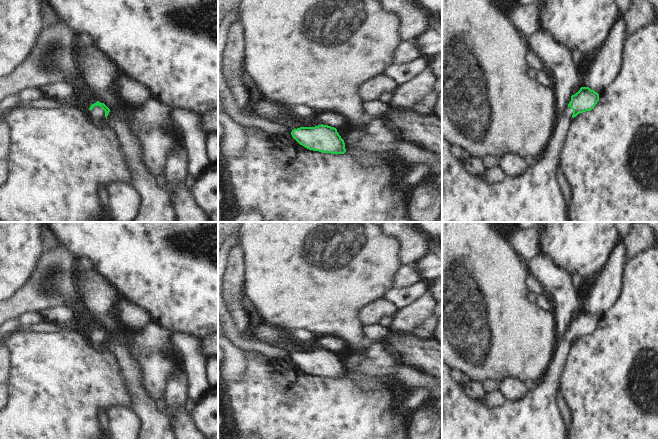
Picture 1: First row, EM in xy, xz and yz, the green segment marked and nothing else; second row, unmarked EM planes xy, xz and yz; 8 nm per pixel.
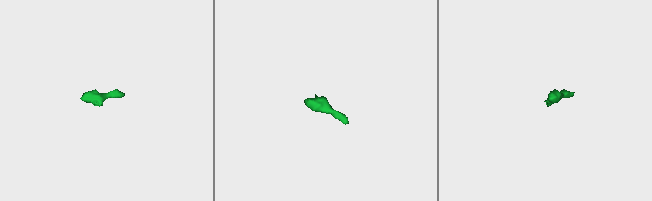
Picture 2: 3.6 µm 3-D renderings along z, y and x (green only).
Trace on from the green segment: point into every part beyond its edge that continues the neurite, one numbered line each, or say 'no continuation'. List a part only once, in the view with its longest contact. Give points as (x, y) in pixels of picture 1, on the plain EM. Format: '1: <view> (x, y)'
1: xy (97, 339)

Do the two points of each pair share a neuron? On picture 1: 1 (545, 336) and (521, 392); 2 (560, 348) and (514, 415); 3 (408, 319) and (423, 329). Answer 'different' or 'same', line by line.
1: different
2: same
3: different

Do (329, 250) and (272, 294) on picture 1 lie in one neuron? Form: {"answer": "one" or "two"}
{"answer": "one"}

